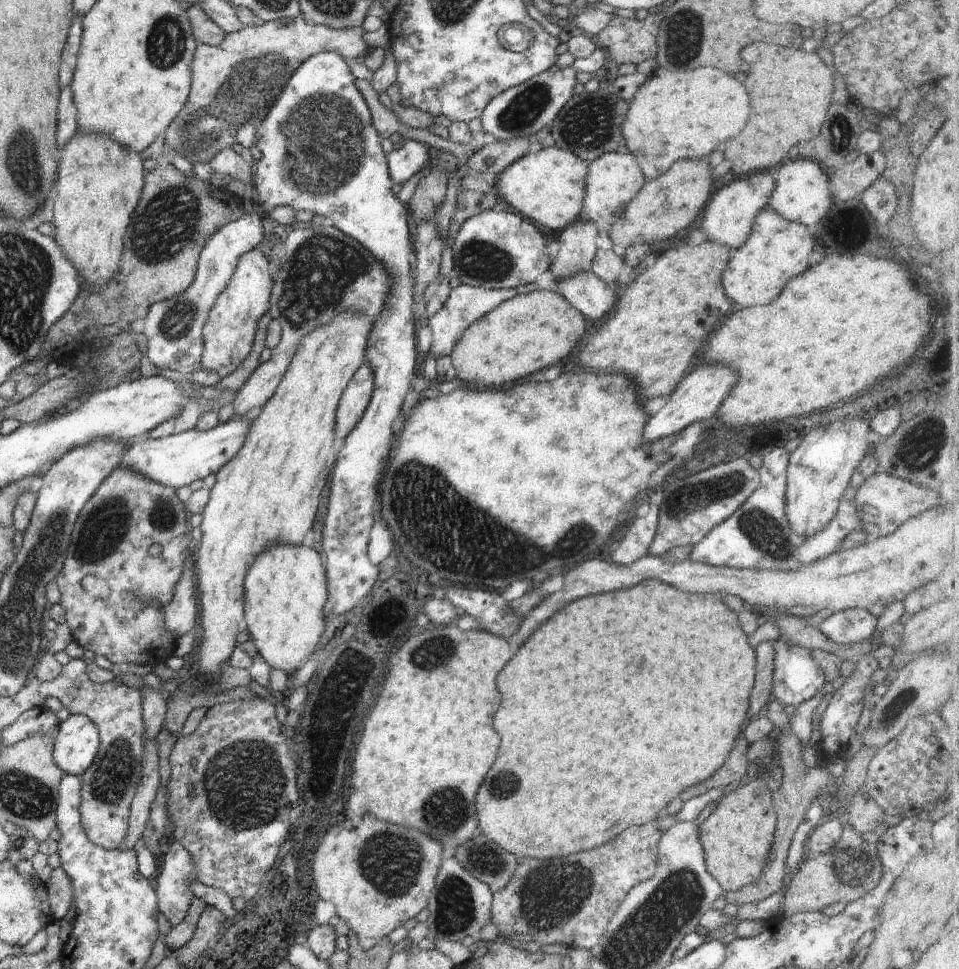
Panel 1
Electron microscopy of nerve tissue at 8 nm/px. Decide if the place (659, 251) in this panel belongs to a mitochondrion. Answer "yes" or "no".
no

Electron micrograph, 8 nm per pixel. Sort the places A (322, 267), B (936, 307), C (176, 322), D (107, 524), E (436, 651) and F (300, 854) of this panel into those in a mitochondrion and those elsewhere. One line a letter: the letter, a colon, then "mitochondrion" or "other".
A: mitochondrion
B: other
C: mitochondrion
D: mitochondrion
E: mitochondrion
F: other

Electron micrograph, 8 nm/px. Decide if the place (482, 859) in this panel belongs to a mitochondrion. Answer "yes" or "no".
yes

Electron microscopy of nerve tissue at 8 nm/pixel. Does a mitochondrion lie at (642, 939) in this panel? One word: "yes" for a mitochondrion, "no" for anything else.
yes

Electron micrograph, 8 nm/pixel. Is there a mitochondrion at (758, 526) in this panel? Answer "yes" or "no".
yes

